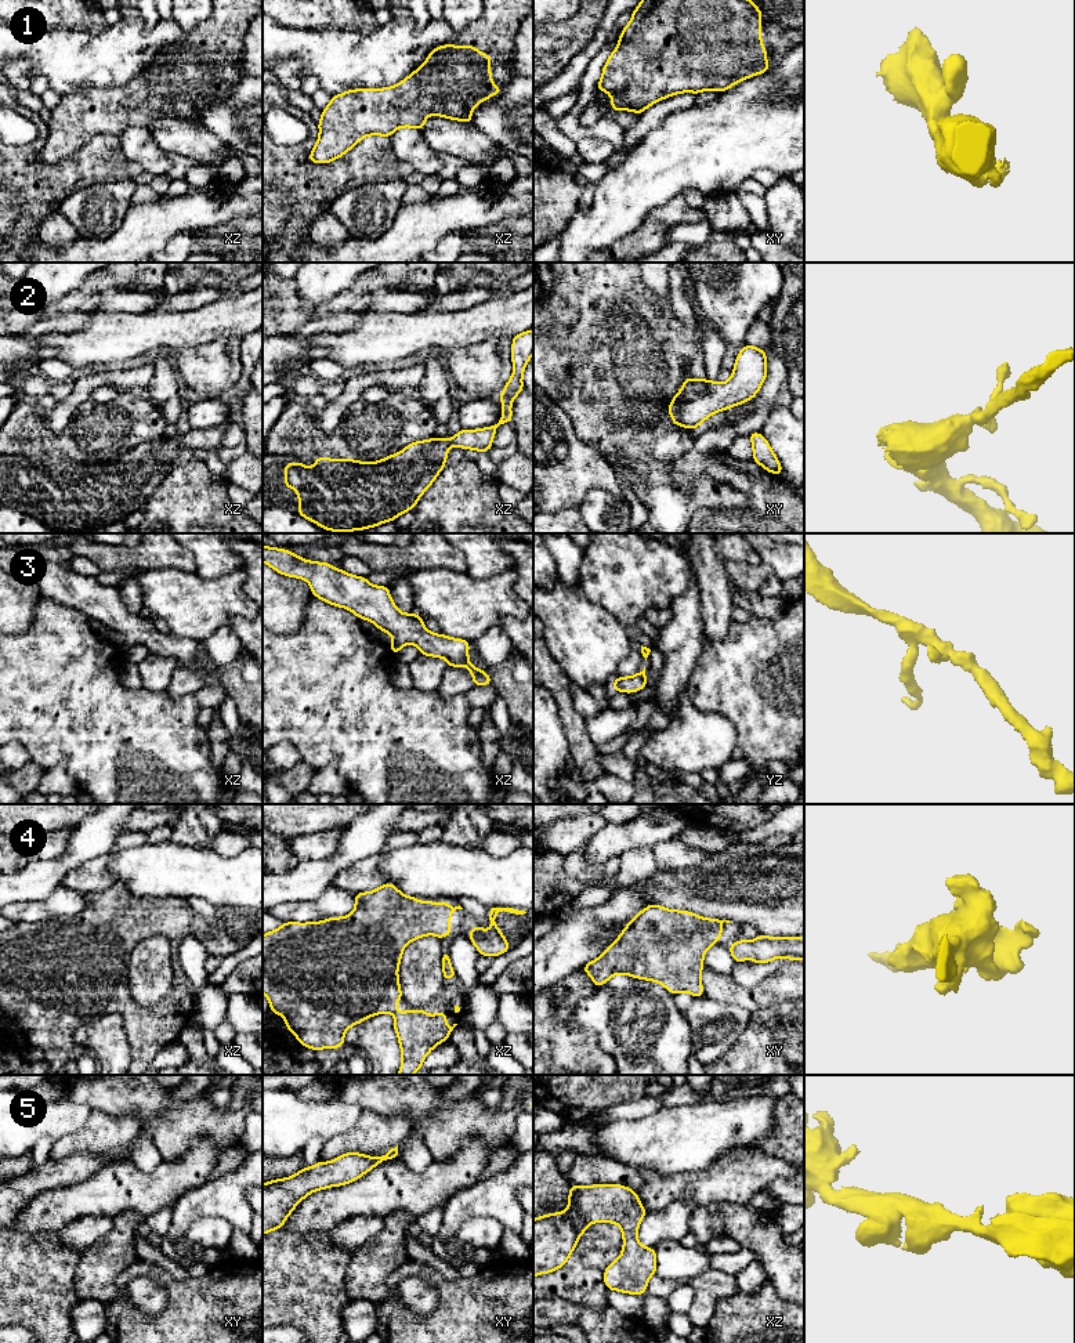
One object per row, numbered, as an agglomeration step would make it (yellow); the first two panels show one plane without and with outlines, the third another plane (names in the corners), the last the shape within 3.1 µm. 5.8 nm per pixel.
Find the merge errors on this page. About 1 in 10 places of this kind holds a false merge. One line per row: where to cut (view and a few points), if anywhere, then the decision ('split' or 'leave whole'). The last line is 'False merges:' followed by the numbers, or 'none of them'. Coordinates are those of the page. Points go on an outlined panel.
1: no cut; leave whole
2: no cut; leave whole
3: no cut; leave whole
4: no cut; leave whole
5: no cut; leave whole
False merges: none of them

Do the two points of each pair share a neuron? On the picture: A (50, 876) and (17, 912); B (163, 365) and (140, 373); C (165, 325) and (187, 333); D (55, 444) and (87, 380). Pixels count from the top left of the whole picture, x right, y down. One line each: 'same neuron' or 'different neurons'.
A: different neurons
B: different neurons
C: same neuron
D: different neurons

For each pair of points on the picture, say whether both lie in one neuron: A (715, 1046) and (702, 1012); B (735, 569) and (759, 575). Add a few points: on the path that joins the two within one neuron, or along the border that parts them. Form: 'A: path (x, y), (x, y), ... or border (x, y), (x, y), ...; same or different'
A: path (710, 1038), (699, 1027), (702, 1020); same
B: path (741, 574), (753, 575); same

